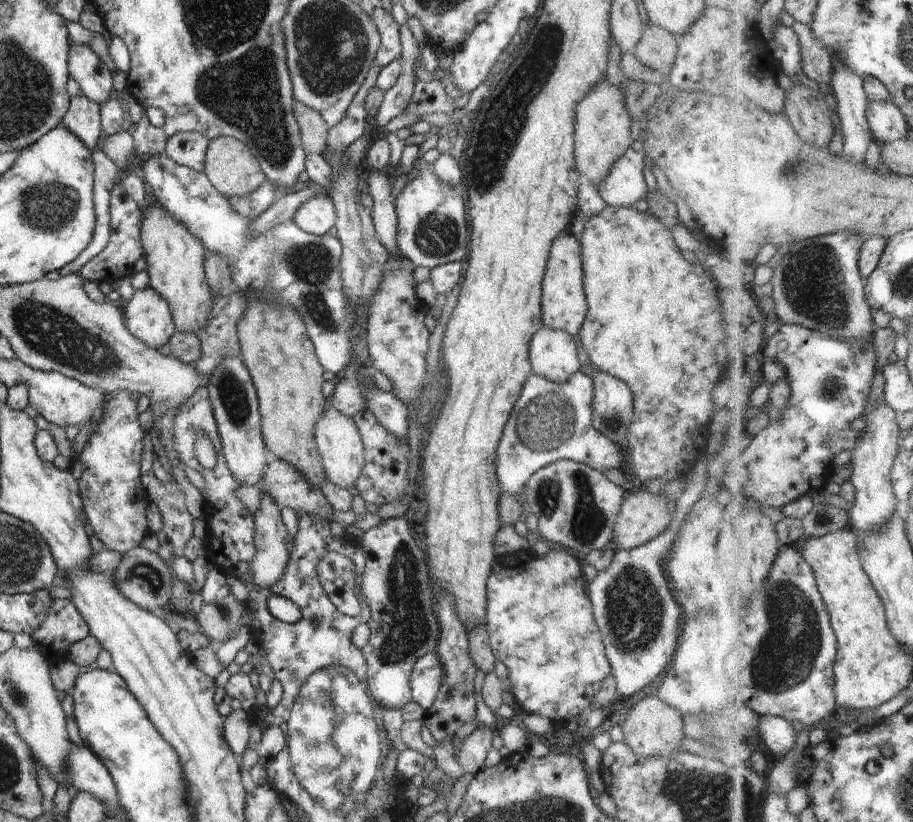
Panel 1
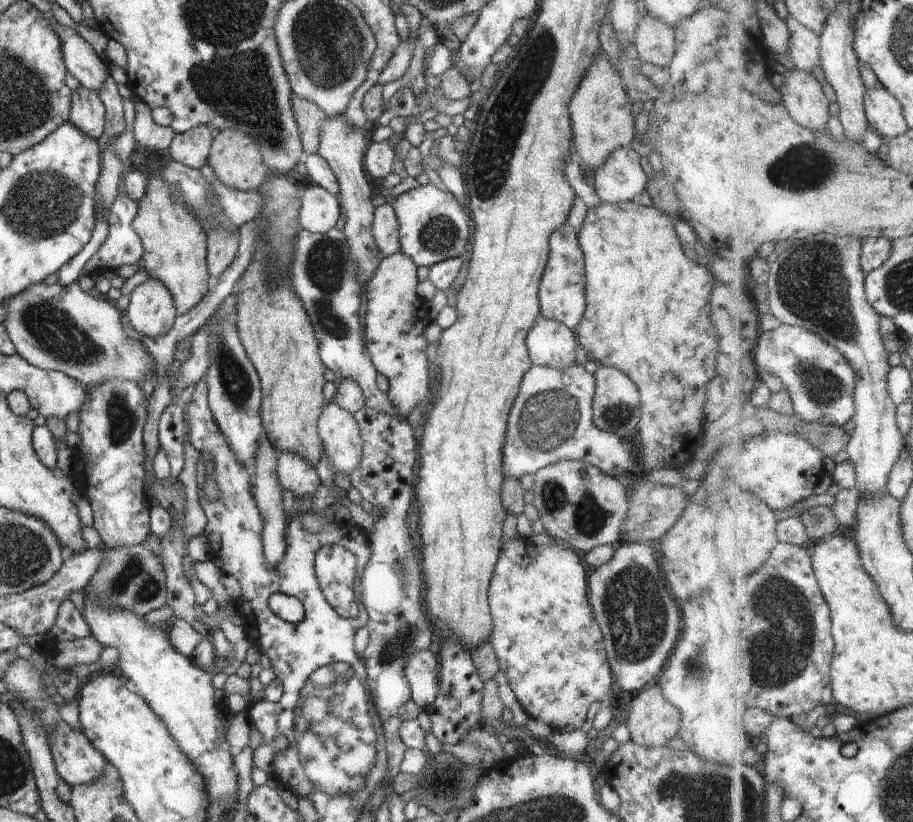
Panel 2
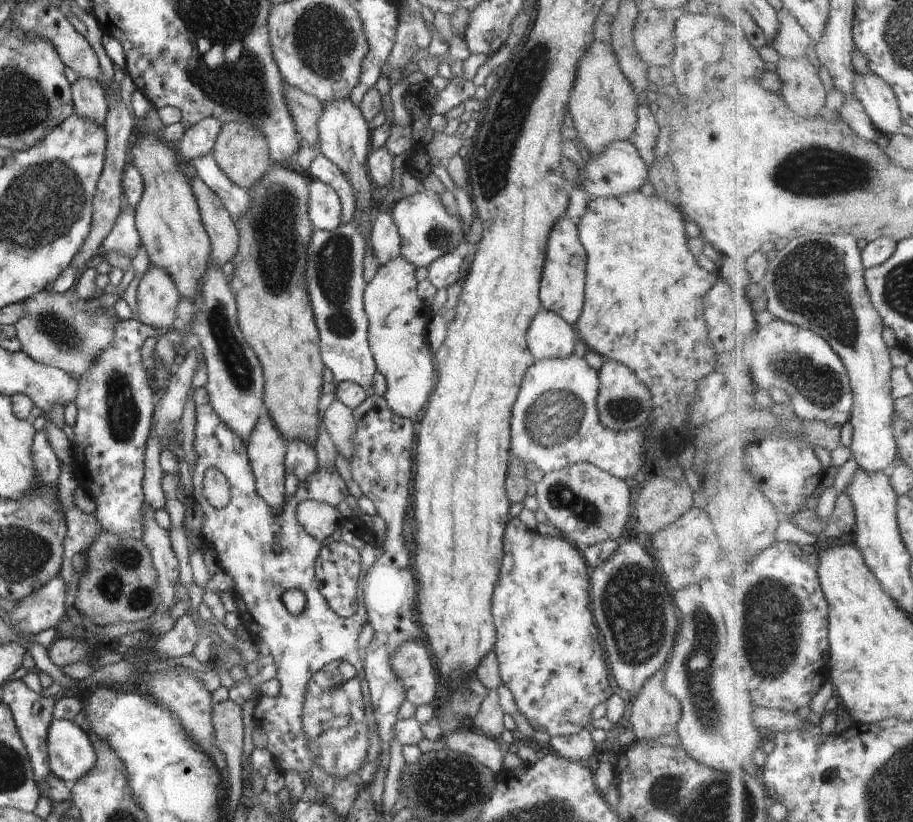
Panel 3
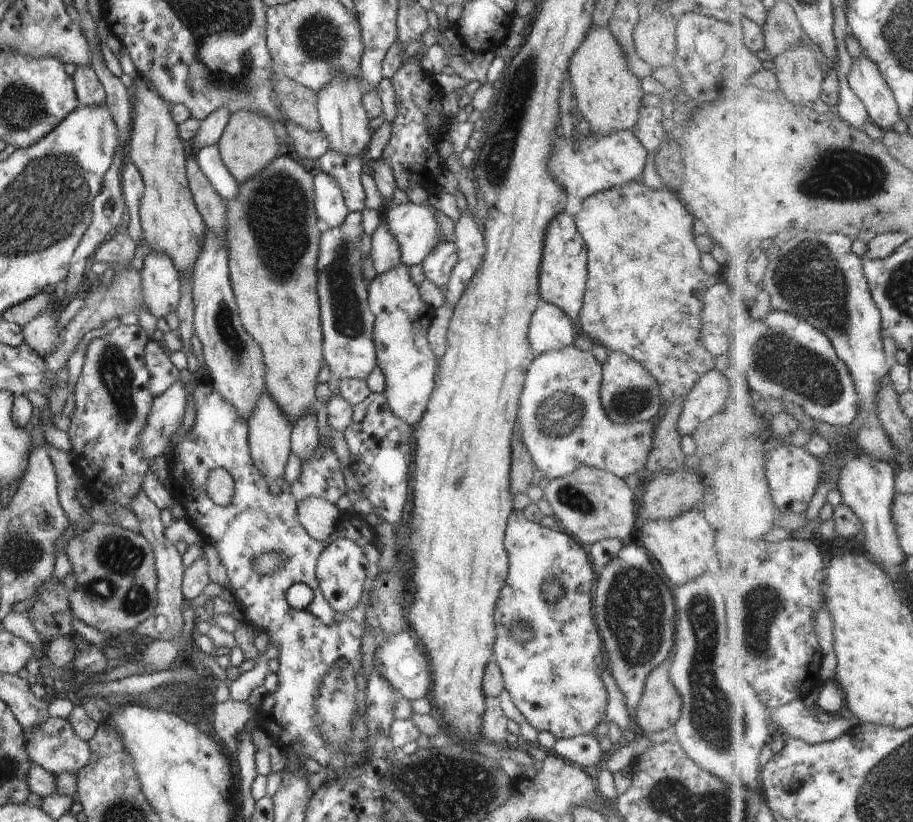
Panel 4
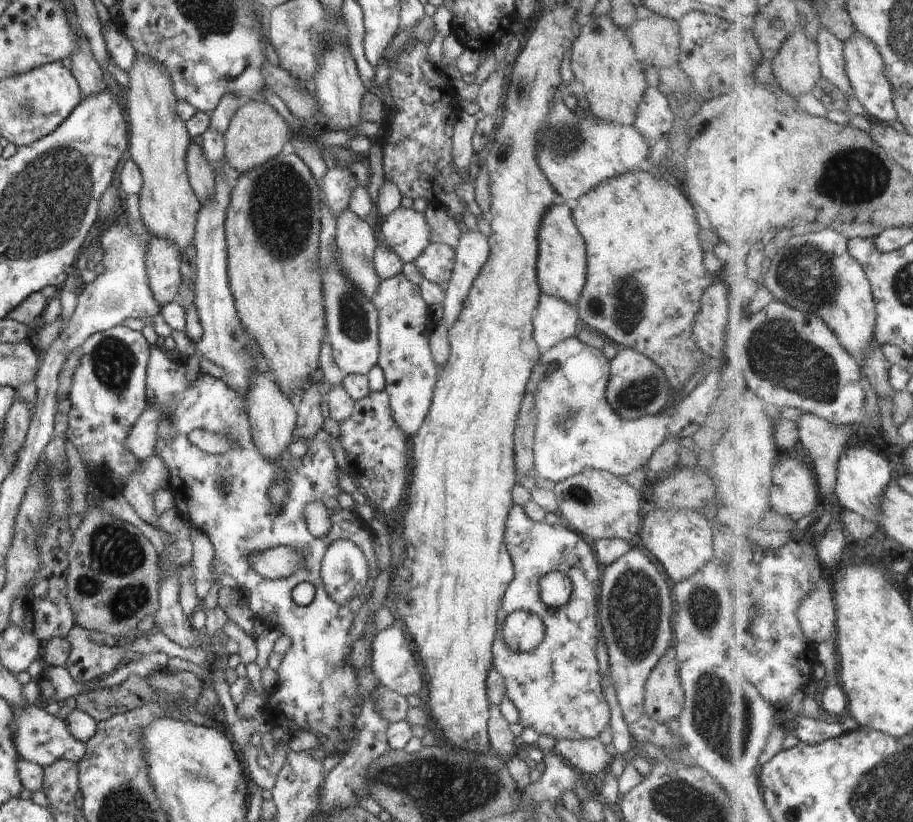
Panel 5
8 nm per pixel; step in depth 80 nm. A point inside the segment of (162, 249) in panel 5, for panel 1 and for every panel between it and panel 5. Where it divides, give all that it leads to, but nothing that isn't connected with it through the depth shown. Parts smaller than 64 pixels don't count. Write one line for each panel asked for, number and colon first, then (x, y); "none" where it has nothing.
1: (147, 316)
2: (152, 311)
3: (157, 297)
4: (160, 280)

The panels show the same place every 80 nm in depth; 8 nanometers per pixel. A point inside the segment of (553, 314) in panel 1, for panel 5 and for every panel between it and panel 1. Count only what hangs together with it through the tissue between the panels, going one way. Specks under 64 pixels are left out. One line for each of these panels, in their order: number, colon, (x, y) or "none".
2: (562, 291)
3: (562, 285)
4: (563, 271)
5: (561, 261)

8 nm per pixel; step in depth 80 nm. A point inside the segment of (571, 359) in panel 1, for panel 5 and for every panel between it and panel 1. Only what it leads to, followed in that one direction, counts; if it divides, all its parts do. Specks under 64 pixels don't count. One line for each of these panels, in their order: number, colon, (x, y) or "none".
2: (551, 343)
3: (549, 336)
4: (550, 328)
5: (555, 320)

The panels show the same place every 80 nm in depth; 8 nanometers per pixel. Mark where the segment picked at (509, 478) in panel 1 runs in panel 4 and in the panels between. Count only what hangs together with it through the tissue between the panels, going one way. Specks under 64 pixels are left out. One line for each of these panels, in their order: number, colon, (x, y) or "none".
2: (552, 419)
3: (555, 423)
4: (563, 424)

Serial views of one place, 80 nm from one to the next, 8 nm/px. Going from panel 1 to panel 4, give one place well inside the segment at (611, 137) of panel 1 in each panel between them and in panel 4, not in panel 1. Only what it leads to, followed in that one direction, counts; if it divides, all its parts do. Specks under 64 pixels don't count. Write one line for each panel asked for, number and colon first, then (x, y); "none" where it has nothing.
2: (602, 115)
3: (603, 103)
4: (607, 93)

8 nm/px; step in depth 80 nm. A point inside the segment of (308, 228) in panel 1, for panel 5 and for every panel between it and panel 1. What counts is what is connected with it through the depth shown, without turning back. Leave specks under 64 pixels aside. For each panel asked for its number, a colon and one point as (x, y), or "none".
2: (320, 210)
3: (325, 209)
4: (329, 202)
5: (337, 186)

